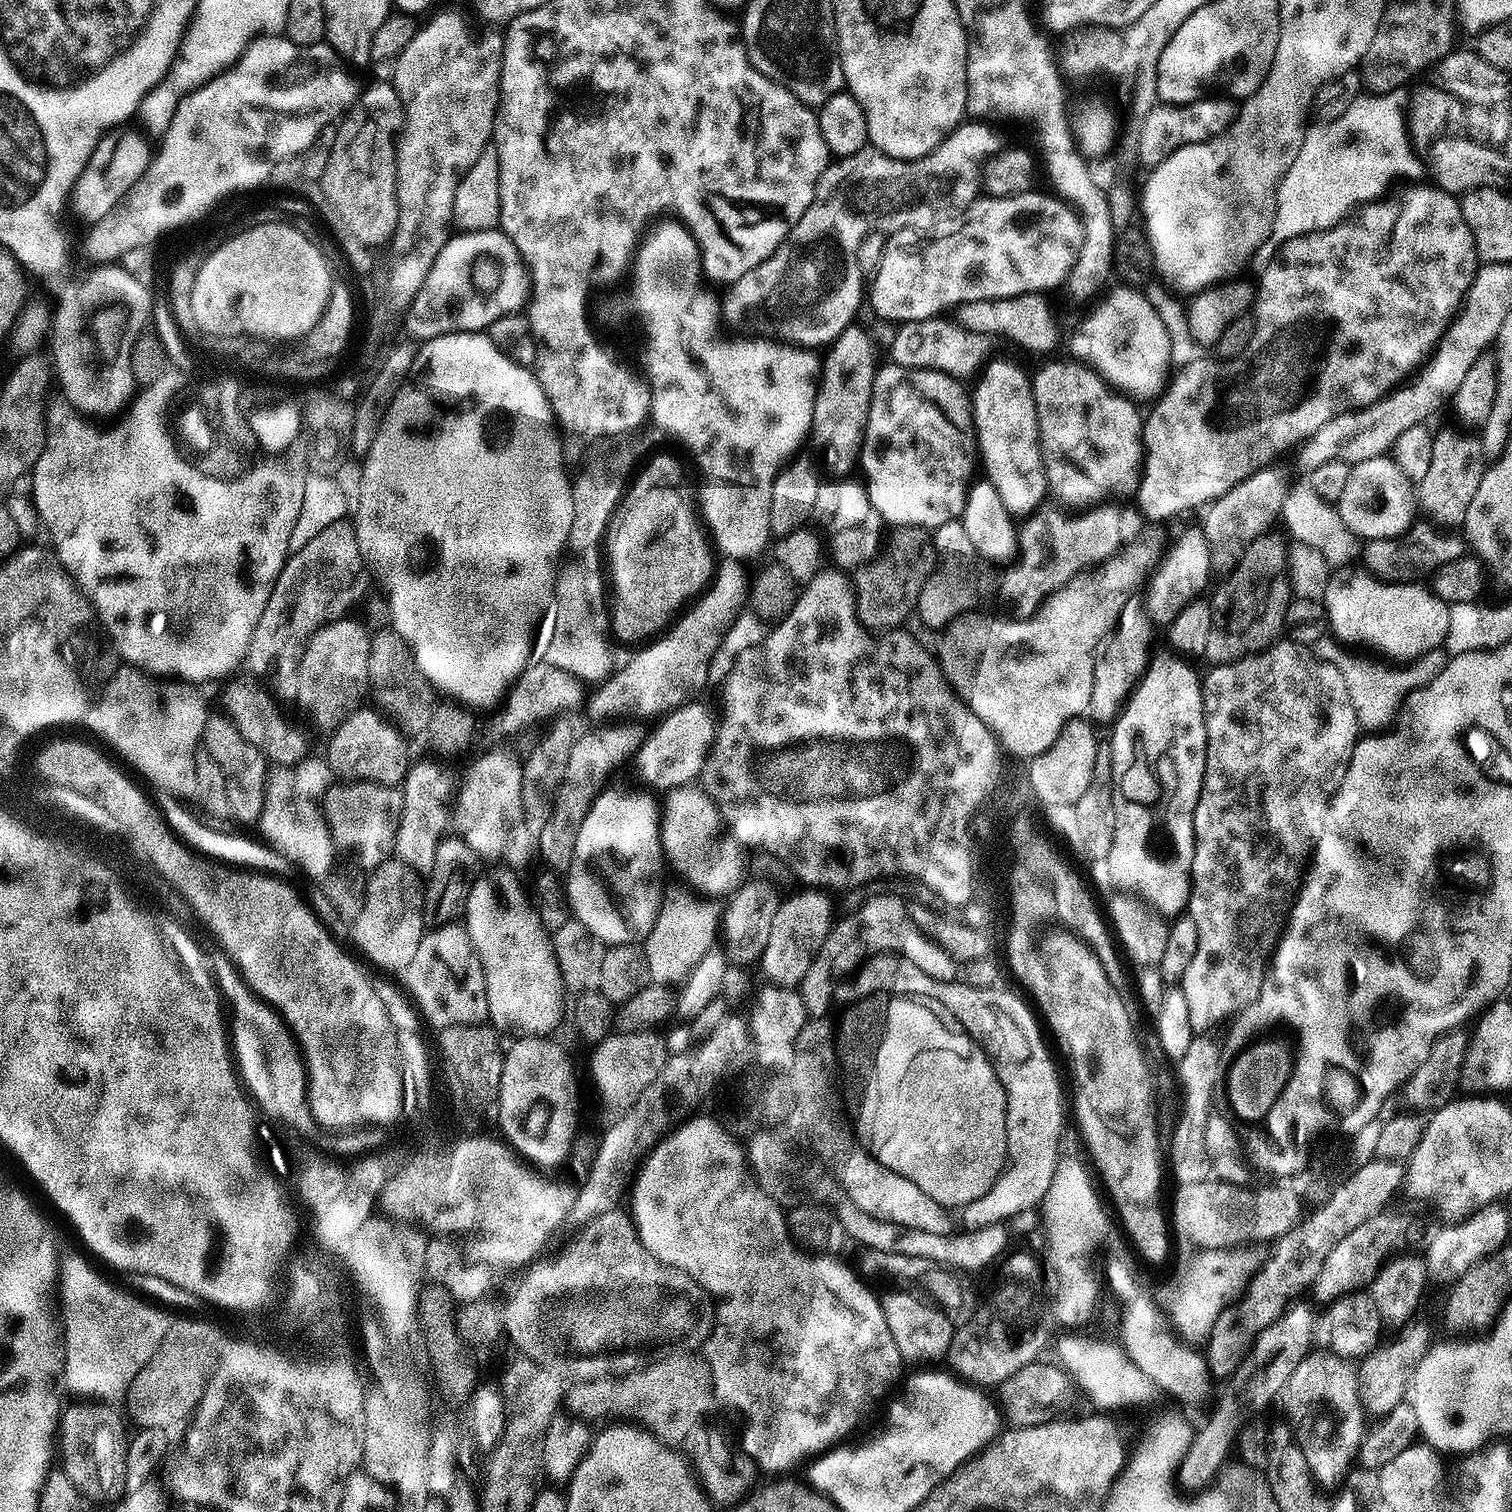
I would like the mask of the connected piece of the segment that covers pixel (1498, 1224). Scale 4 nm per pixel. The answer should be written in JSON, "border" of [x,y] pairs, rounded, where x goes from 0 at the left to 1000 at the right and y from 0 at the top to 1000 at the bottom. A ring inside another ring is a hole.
{"border":[[[994,796],[984,796],[978,799],[973,804],[958,809],[944,823],[944,828],[941,829],[943,841],[950,847],[964,845],[970,840],[972,840],[978,834],[987,830],[998,819],[997,802]]]}

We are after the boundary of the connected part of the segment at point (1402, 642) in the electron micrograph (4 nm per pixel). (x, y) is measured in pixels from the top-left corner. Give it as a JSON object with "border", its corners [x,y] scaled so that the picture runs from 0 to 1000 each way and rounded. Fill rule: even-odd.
{"border":[[[907,380],[901,380],[889,381],[887,384],[879,383],[878,389],[876,391],[874,399],[877,405],[877,413],[881,415],[880,420],[887,426],[899,427],[900,429],[908,429],[909,431],[913,431],[910,433],[921,438],[933,438],[944,431],[950,431],[957,424],[958,400],[944,388],[938,389],[940,387],[937,385],[919,386]]]}

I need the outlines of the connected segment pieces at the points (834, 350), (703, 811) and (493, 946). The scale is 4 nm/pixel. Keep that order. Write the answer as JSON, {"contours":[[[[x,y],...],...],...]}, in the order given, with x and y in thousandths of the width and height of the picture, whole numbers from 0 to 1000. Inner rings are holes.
{"contours":[[[[564,216],[557,218],[556,223],[550,226],[547,233],[547,235],[544,235],[544,245],[541,249],[536,291],[542,296],[542,302],[546,308],[552,314],[558,315],[567,307],[571,281],[577,265],[577,251],[581,245],[579,228],[573,218]]],[[[460,520],[444,521],[438,529],[438,540],[436,543],[437,560],[438,568],[450,579],[456,588],[468,594],[481,593],[487,589],[493,581],[493,562],[480,552],[473,529]]],[[[331,575],[316,581],[313,586],[312,584],[307,600],[307,612],[319,638],[323,675],[332,683],[364,684],[370,676],[373,658],[364,621],[340,581],[342,580]]]]}

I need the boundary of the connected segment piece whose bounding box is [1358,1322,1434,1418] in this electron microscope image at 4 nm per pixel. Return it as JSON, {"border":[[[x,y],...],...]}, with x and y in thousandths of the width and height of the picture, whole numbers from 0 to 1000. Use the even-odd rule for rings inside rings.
{"border":[[[932,874],[923,882],[921,889],[913,888],[901,897],[898,902],[899,913],[899,929],[905,937],[915,938],[929,925],[933,918],[933,911],[937,907],[937,902],[948,888],[947,881],[942,876]]]}

